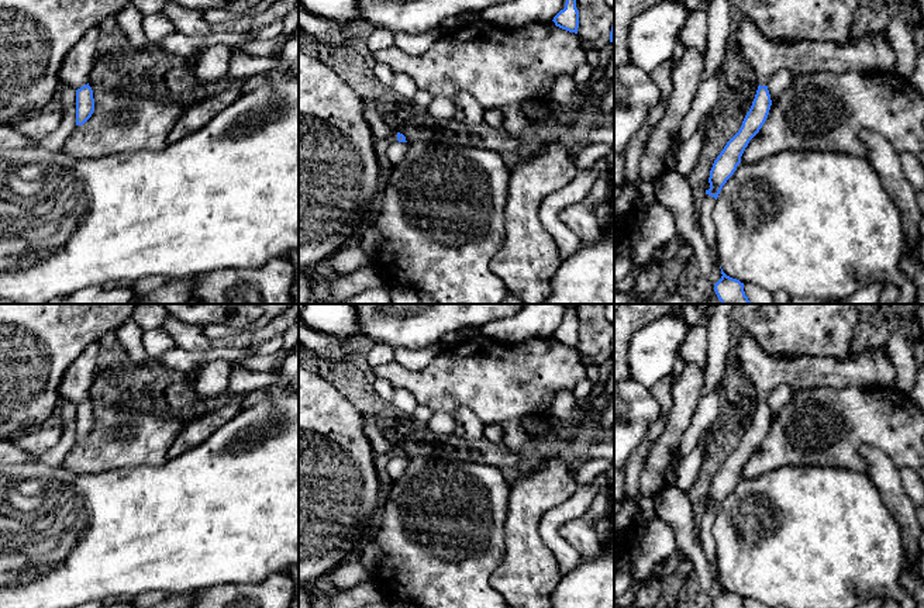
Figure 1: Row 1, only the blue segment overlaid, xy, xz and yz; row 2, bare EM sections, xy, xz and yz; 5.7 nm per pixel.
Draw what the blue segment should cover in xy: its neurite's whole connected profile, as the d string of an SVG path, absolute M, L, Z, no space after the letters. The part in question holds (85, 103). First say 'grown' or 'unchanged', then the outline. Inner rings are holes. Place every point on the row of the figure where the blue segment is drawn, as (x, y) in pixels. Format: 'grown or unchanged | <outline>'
grown | M90 28L69 51L59 70L59 82L76 90L76 125L83 125L94 111L89 75L94 65L99 28Z

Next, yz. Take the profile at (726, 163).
grown | M745 18L737 30L737 45L739 48L742 59L751 66L758 77L758 90L749 111L747 113L739 131L727 142L721 153L713 163L710 170L710 189L706 194L717 200L723 186L734 175L737 166L741 163L741 156L748 146L749 141L759 132L765 124L772 100L768 90L768 80L778 69L789 69L793 76L810 73L810 72L866 72L878 68L883 72L896 70L896 56L892 45L886 37L879 34L863 35L852 38L848 42L838 45L834 42L785 42L779 39L770 39L765 37L759 28Z

